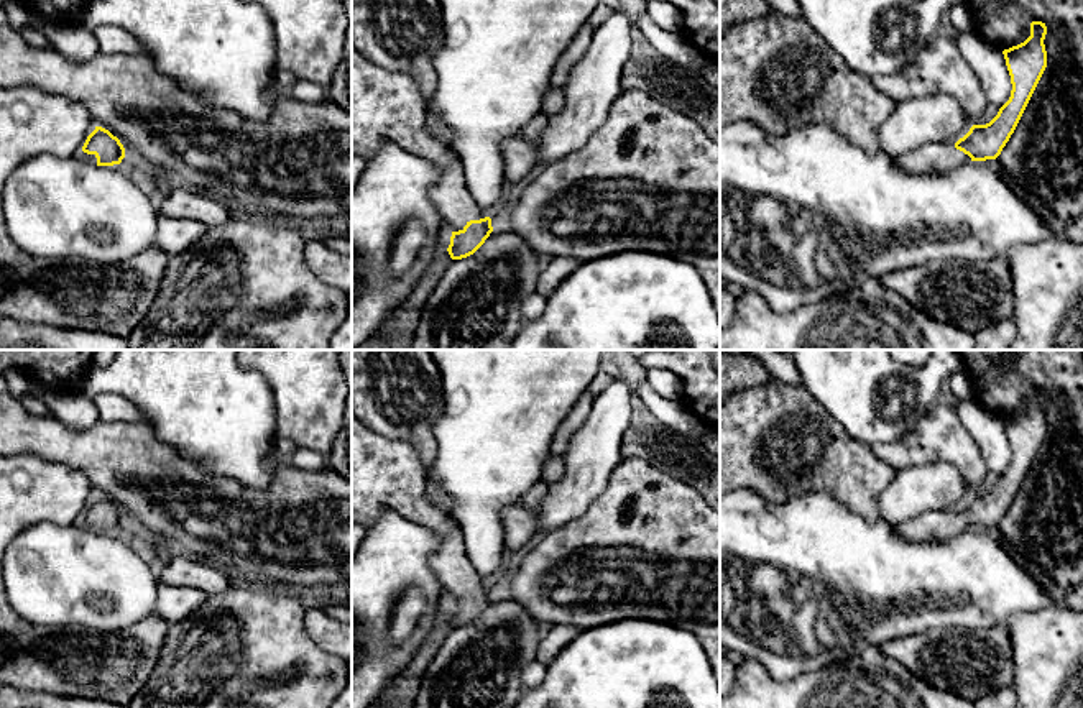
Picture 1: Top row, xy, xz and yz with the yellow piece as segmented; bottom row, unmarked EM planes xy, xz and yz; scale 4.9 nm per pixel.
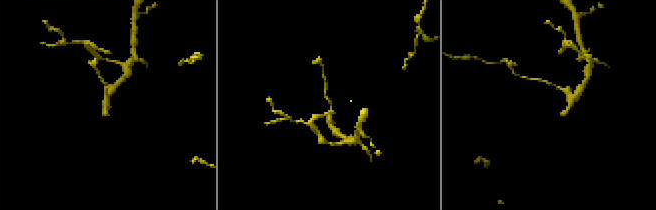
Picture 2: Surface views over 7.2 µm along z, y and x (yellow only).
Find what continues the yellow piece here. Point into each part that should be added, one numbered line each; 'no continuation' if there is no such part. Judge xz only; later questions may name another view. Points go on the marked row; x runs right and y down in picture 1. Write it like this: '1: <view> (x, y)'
1: xz (388, 105)

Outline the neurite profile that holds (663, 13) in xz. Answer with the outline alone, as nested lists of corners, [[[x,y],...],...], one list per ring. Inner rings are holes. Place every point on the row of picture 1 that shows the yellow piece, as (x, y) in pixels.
[[[651,0],[647,2],[649,18],[666,31],[679,31],[682,28],[680,11],[669,2]]]

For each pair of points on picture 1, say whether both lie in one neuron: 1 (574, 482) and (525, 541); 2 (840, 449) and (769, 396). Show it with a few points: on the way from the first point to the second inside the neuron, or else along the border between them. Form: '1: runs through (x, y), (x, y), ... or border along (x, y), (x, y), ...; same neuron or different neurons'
1: border along (548, 490), (541, 501), (536, 528), (538, 537); different neurons
2: runs through (822, 449), (788, 414); same neuron

